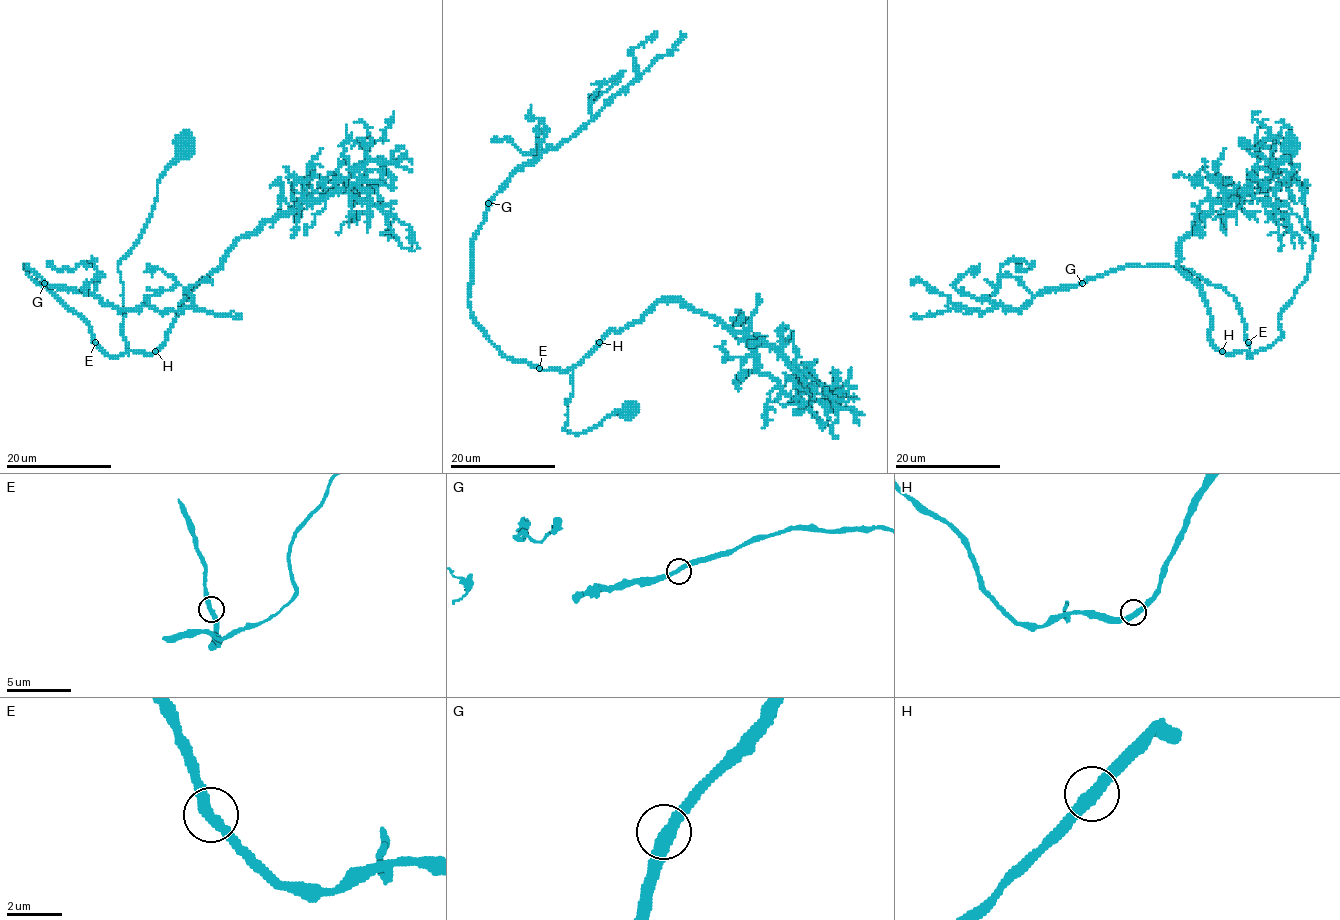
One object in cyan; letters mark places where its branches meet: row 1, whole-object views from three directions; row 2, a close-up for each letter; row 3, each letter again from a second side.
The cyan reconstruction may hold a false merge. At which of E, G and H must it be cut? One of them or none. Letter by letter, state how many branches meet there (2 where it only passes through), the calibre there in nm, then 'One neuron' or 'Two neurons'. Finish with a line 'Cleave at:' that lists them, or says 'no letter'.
E: Branches: 2. Thickness 360 nm. One neuron
G: Branches: 2. Thickness 360 nm. One neuron
H: Branches: 2. Thickness 360 nm. One neuron
Cleave at: no letter

